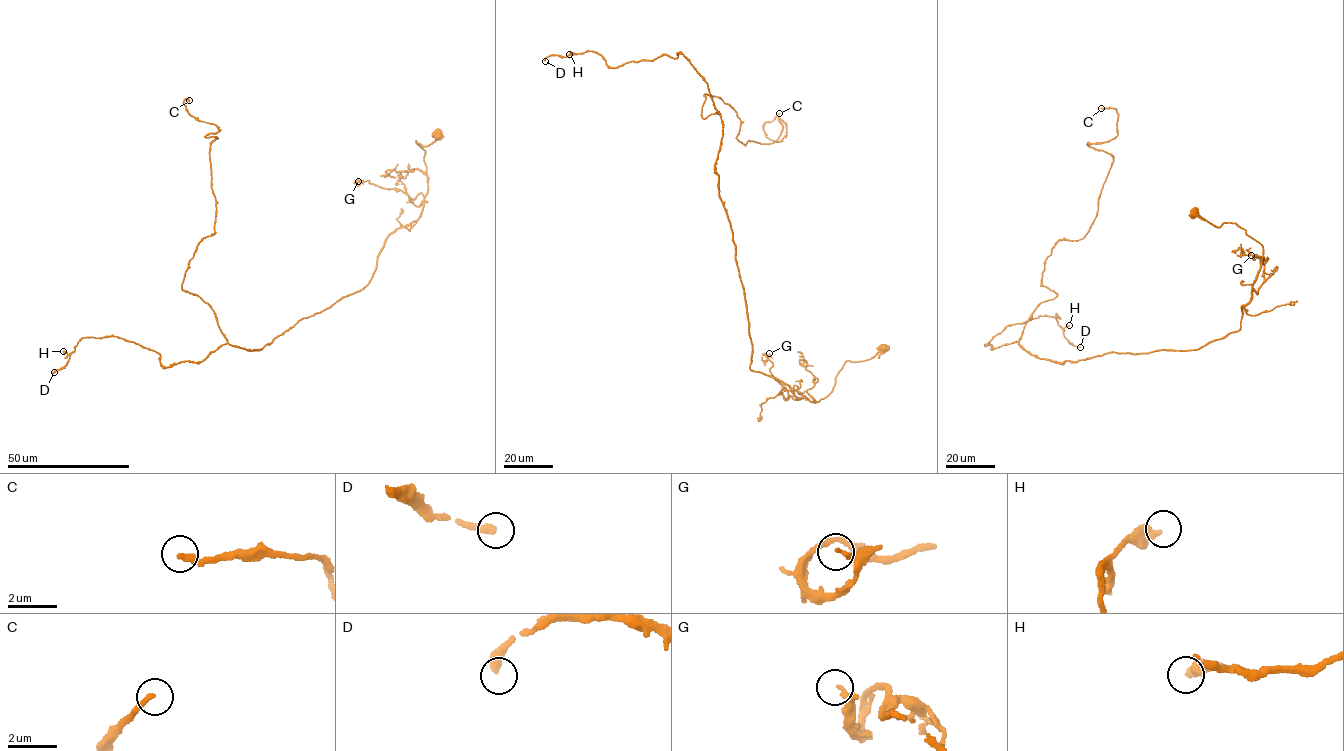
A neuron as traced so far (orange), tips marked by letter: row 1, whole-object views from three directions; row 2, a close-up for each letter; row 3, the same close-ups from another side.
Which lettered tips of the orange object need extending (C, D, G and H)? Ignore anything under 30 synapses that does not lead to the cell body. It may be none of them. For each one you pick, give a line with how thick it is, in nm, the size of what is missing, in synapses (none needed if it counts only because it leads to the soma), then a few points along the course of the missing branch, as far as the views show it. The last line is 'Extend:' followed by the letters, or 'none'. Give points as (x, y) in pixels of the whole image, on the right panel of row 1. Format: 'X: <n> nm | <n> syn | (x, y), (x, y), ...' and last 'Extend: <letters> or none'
D: 320 nm | 40 syn | (1080, 347), (1094, 353), (1106, 349), (1098, 348), (1097, 334), (1088, 331), (1084, 325)
Extend: D

